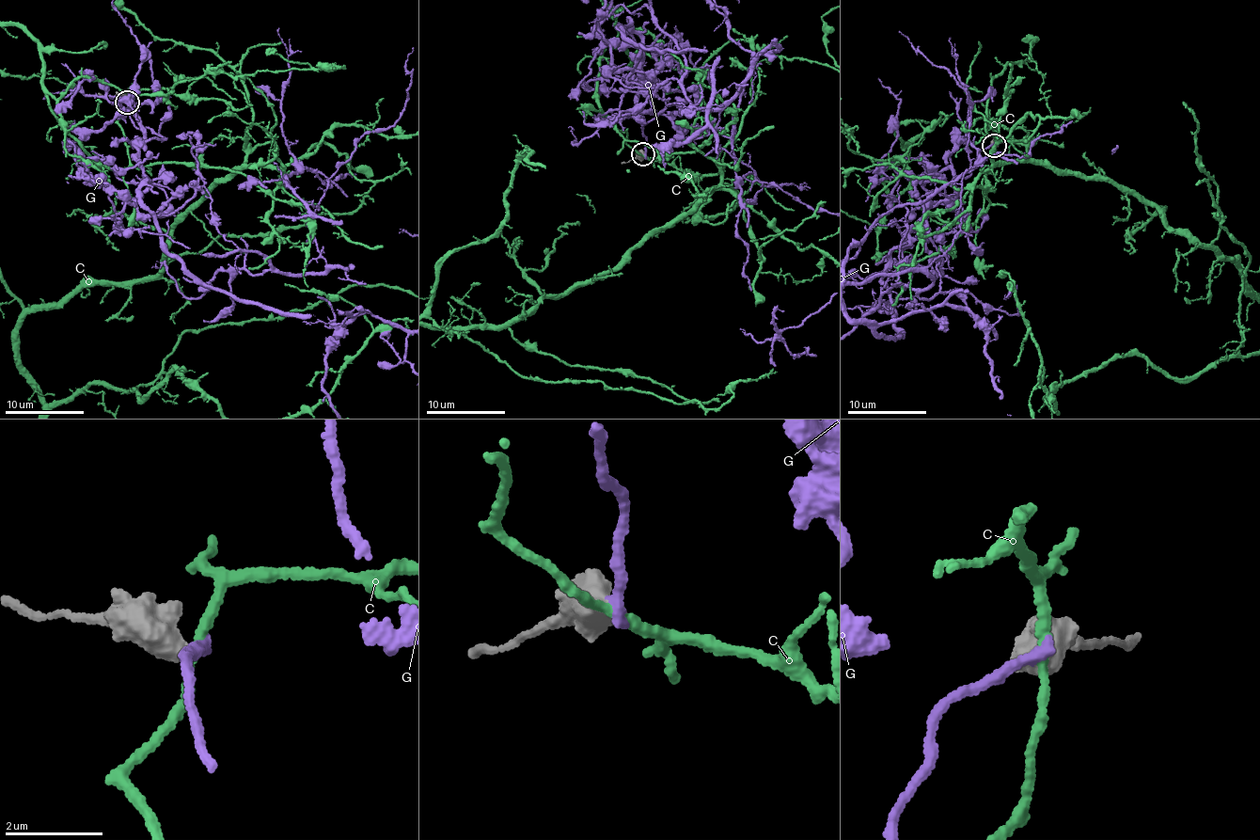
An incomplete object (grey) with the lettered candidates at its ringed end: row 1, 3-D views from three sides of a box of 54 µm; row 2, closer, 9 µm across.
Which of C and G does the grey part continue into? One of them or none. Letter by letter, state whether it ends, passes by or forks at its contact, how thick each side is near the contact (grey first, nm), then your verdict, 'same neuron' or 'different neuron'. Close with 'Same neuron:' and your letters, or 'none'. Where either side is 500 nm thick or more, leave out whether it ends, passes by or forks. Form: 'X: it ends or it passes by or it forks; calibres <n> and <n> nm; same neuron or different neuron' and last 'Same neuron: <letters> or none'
C: calibres 550 and 180 nm; different neuron
G: calibres 600 and 280 nm; same neuron
Same neuron: G

